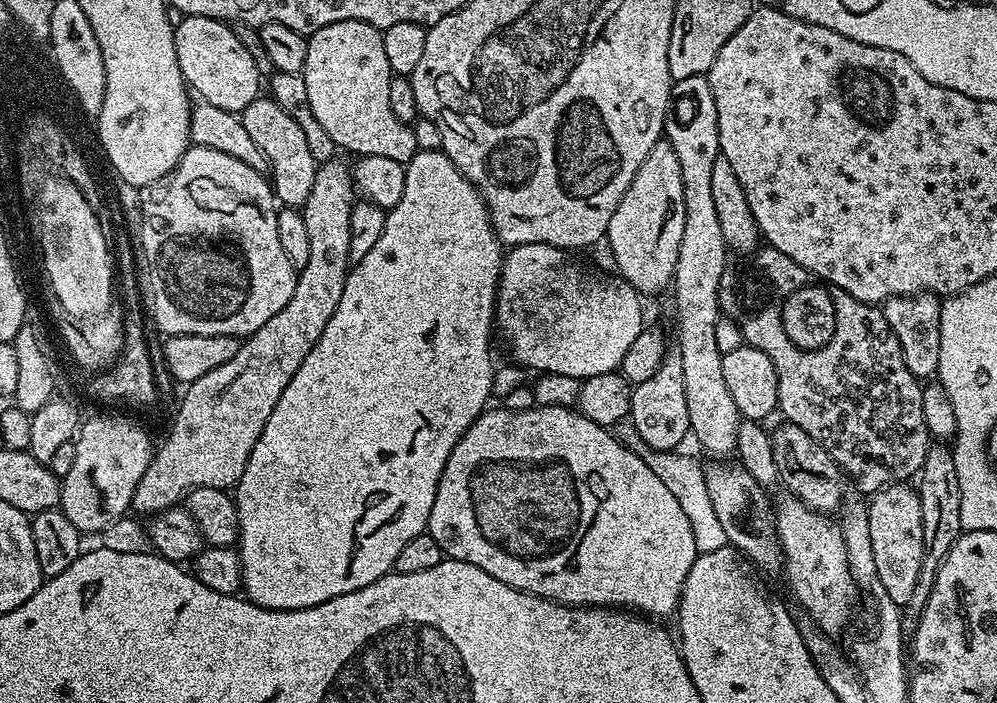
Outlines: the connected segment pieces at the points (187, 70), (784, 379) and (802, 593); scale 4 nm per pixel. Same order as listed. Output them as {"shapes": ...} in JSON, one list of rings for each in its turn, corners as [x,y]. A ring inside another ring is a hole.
{"shapes":[[[[184,16],[181,21],[175,25],[174,48],[184,83],[199,99],[210,102],[210,106],[237,114],[244,112],[261,95],[262,80],[260,84],[260,68],[251,50],[240,41],[237,29],[205,16]]],[[[761,246],[729,263],[718,286],[718,302],[721,313],[742,330],[744,343],[762,350],[774,362],[774,370],[778,370],[779,415],[821,444],[841,473],[856,483],[856,492],[881,492],[891,484],[911,481],[919,473],[930,447],[926,418],[922,418],[924,389],[907,369],[902,346],[898,346],[890,322],[877,305],[858,302],[846,290],[825,284],[771,246]]],[[[784,494],[780,501],[777,499],[774,509],[776,534],[784,555],[782,577],[788,583],[788,592],[800,603],[799,611],[803,615],[809,616],[823,632],[836,634],[848,616],[848,603],[858,593],[858,585],[852,580],[850,566],[847,564],[846,546],[843,544],[839,523],[834,522],[831,515],[814,511],[791,494]]]]}

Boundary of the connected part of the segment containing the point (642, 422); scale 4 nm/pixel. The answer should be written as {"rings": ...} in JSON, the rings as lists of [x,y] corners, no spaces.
{"rings":[[[665,355],[664,361],[646,378],[646,382],[632,389],[630,425],[640,435],[645,449],[653,452],[671,452],[679,449],[684,439],[689,439],[688,415],[686,414],[686,390],[682,383],[682,362],[679,355]]]}

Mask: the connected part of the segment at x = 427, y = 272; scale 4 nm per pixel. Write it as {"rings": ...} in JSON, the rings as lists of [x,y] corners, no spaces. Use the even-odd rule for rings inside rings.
{"rings":[[[443,150],[435,152],[417,151],[416,157],[407,164],[404,173],[406,174],[406,186],[402,186],[402,198],[398,198],[398,206],[387,209],[382,235],[378,237],[378,242],[374,242],[374,247],[368,251],[366,258],[362,258],[362,262],[351,265],[346,282],[342,286],[342,298],[338,298],[338,310],[334,310],[334,314],[330,314],[330,322],[326,322],[326,330],[322,330],[322,338],[318,338],[318,342],[314,342],[310,354],[306,354],[306,358],[302,358],[302,366],[298,366],[294,378],[290,378],[286,390],[282,390],[282,398],[278,398],[278,406],[274,406],[274,414],[270,414],[258,442],[254,442],[254,450],[250,450],[246,470],[242,470],[242,478],[237,482],[234,489],[238,522],[240,523],[238,551],[240,554],[242,592],[253,604],[263,608],[269,608],[270,610],[302,610],[310,606],[318,606],[322,602],[330,602],[330,598],[338,598],[342,594],[362,590],[366,586],[378,582],[383,576],[389,575],[395,569],[396,559],[398,553],[402,551],[402,546],[406,546],[406,542],[410,542],[410,538],[425,535],[430,510],[434,506],[434,498],[438,494],[438,482],[442,478],[442,470],[450,458],[450,450],[454,450],[454,446],[460,441],[462,434],[466,434],[468,427],[486,411],[490,404],[488,399],[492,396],[492,332],[494,336],[496,290],[500,286],[502,245],[496,237],[496,232],[492,229],[492,220],[488,216],[488,208],[484,205],[479,190],[462,175],[458,170],[458,166],[454,166],[452,159]]]}

